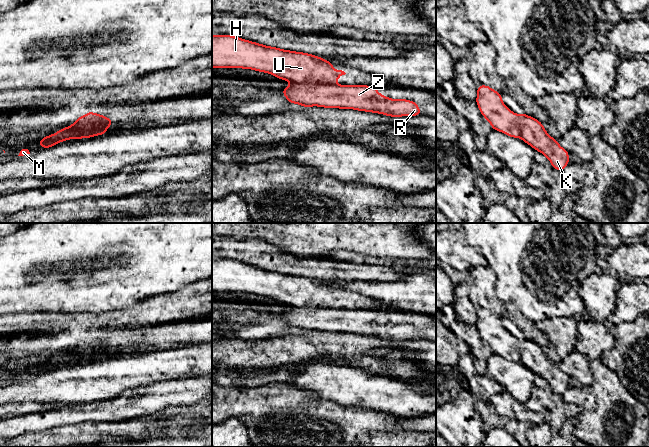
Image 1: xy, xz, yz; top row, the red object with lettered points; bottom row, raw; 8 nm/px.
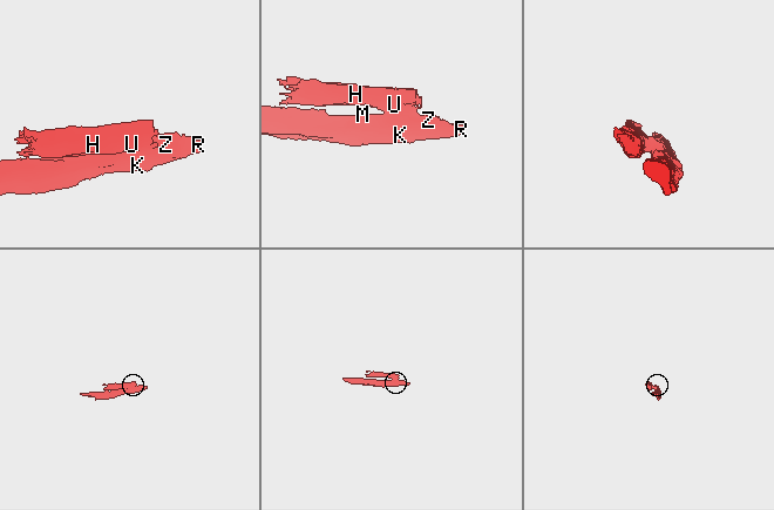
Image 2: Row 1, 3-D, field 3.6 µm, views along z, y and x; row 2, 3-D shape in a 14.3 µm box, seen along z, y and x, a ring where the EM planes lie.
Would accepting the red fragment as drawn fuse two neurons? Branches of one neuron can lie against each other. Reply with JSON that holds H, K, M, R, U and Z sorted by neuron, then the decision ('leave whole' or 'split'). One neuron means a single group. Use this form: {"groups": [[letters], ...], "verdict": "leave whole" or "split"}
{"groups": [["H", "U"], ["K", "M", "R", "Z"]], "verdict": "split"}

